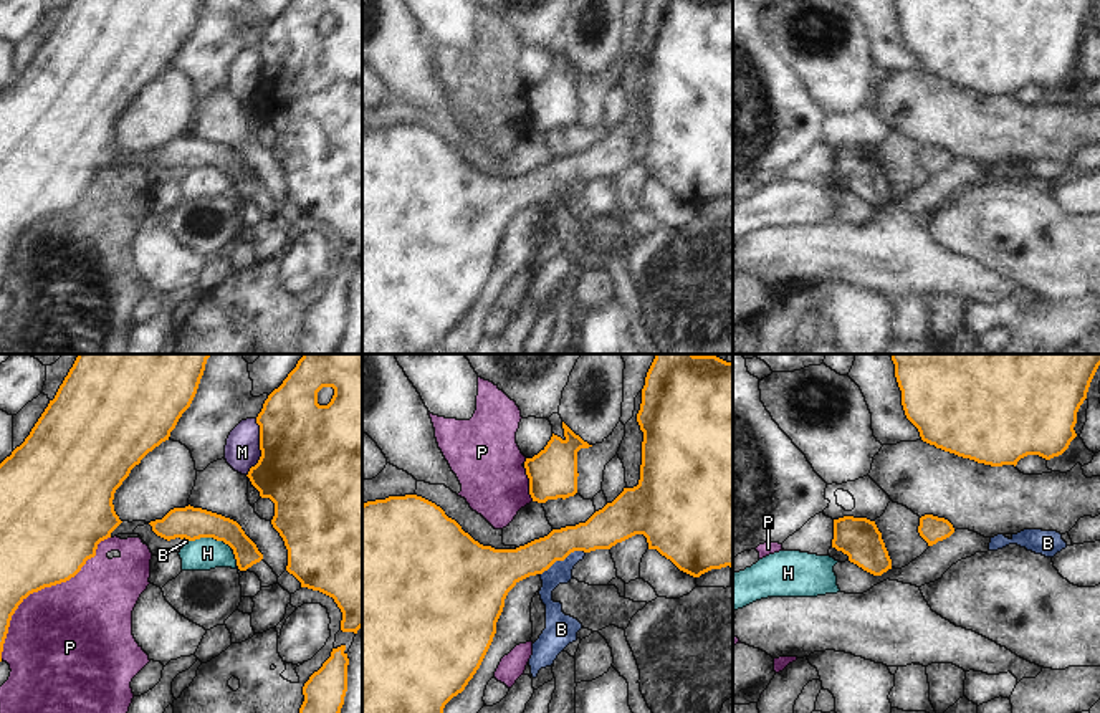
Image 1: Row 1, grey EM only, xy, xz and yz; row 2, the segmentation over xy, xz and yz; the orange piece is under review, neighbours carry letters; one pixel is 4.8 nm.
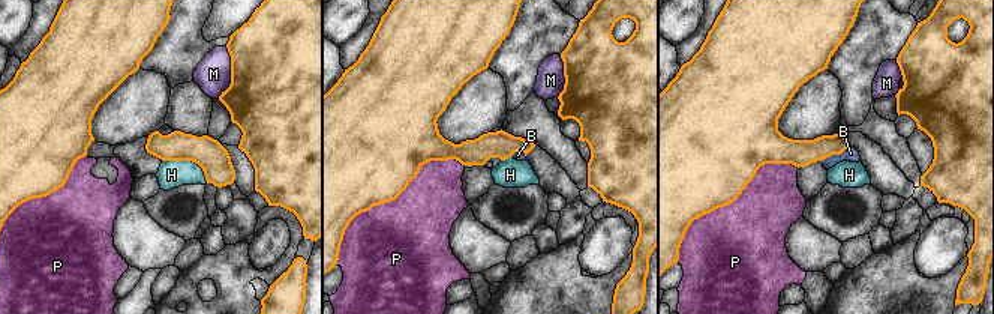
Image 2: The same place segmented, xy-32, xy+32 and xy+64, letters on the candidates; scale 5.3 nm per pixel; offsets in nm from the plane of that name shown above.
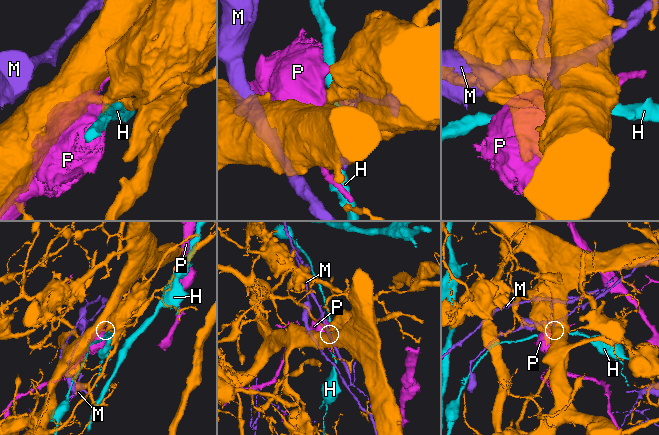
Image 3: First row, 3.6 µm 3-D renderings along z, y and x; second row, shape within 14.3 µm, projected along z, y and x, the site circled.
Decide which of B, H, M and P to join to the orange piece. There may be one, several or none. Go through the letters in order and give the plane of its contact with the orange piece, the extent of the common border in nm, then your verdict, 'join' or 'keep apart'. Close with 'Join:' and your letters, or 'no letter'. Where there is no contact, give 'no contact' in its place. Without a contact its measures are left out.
B: xz | 260 nm | keep apart
H: xy | 220 nm | keep apart
M: xy | 280 nm | keep apart
P: xy | 800 nm | keep apart
Join: no letter

